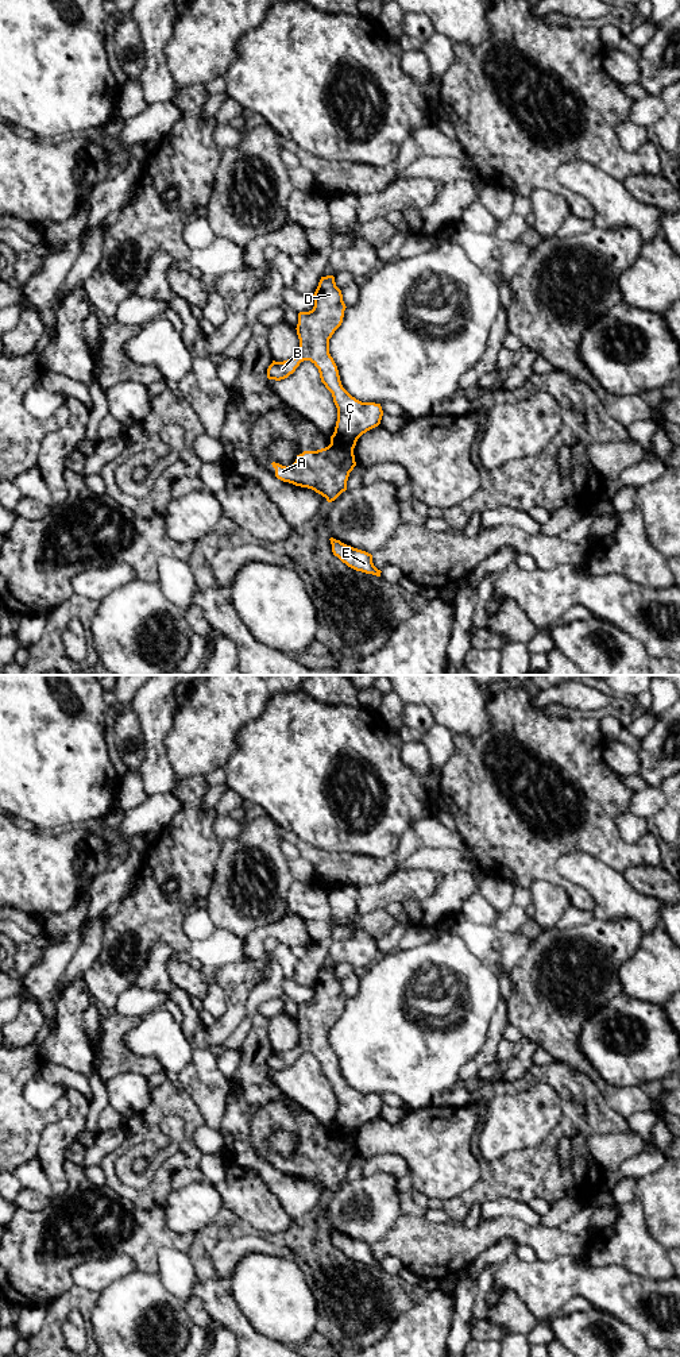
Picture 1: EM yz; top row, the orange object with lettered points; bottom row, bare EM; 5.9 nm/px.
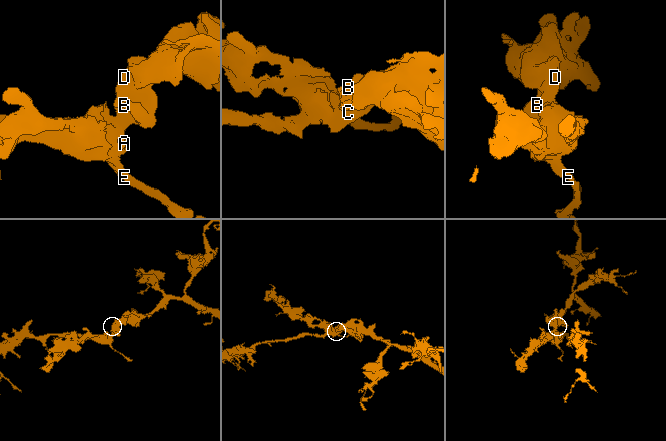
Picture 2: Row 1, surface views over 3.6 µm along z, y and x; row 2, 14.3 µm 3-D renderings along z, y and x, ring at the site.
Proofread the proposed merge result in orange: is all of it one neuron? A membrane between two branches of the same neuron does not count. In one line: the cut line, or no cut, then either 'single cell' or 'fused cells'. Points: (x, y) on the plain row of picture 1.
no cut; single cell

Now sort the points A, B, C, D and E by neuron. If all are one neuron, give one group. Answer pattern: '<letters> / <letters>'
A B C D E

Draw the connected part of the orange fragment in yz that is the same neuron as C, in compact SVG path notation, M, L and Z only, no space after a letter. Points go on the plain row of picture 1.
M321 968L313 987L313 1001L298 1005L298 1045L283 1053L273 1052L267 1069L285 1071L301 1053L310 1052L318 1060L321 1073L332 1084L337 1113L328 1138L304 1142L287 1159L275 1153L271 1156L278 1171L312 1180L332 1194L347 1181L349 1164L356 1157L353 1140L358 1130L380 1115L383 1102L380 1095L362 1094L343 1079L337 1057L329 1045L329 1030L341 1017L347 999L335 968Z

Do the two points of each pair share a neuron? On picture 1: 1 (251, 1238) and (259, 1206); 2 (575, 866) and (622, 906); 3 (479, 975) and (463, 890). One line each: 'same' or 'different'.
1: different
2: same
3: different

